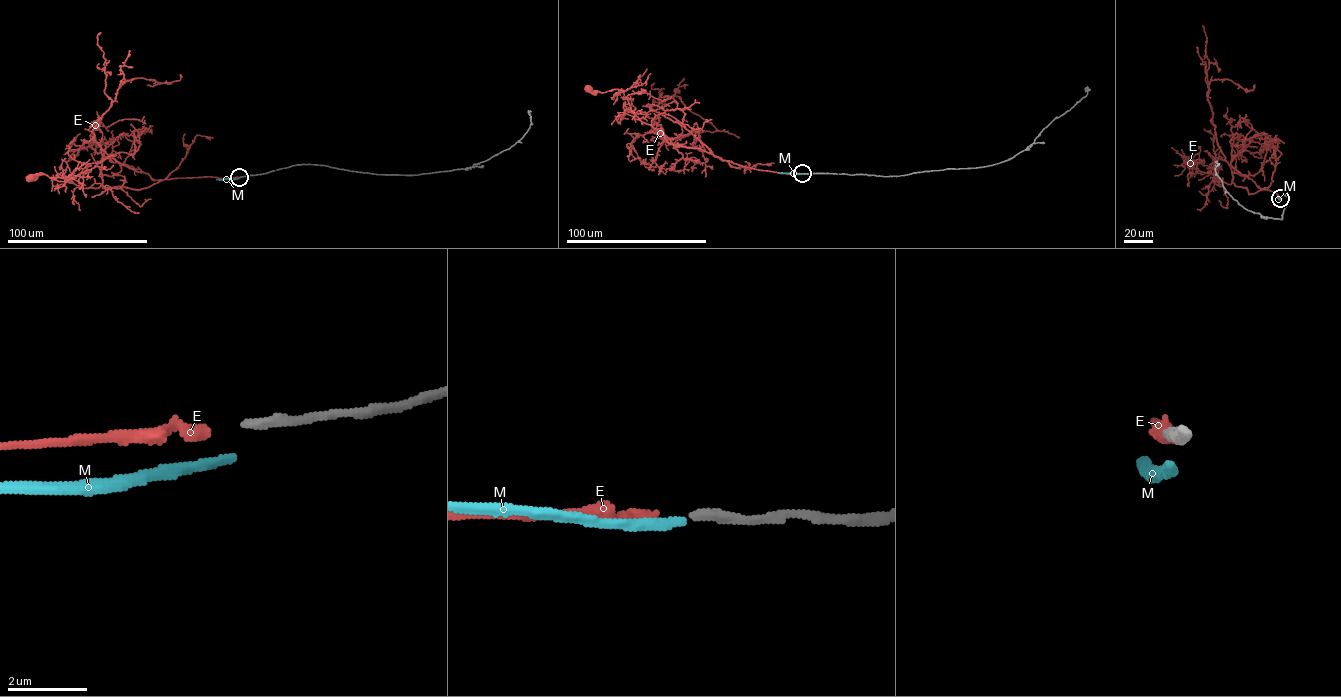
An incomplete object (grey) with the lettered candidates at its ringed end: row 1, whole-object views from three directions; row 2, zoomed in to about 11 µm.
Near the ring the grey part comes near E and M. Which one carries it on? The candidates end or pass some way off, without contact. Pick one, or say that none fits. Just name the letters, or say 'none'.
E

